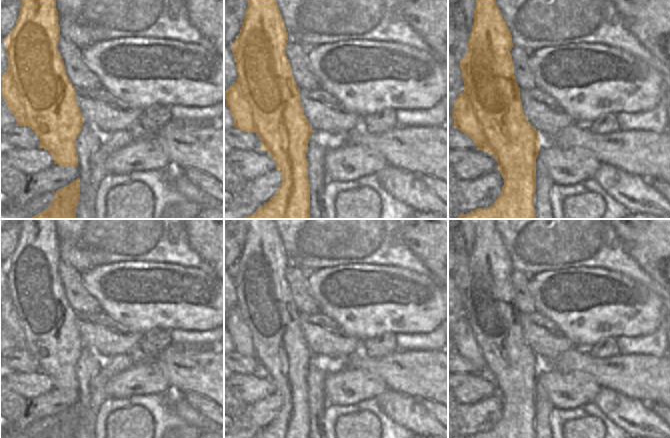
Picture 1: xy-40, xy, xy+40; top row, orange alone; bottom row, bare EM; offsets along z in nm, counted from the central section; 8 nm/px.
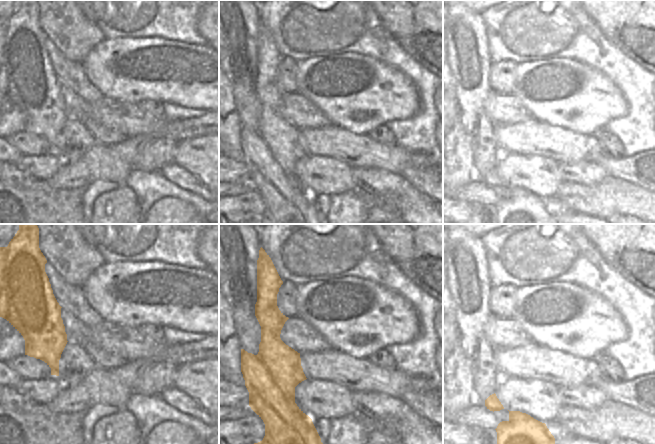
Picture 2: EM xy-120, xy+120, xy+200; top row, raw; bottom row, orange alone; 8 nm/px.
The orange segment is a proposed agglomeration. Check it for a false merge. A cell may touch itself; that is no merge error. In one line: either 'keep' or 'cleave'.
cleave

